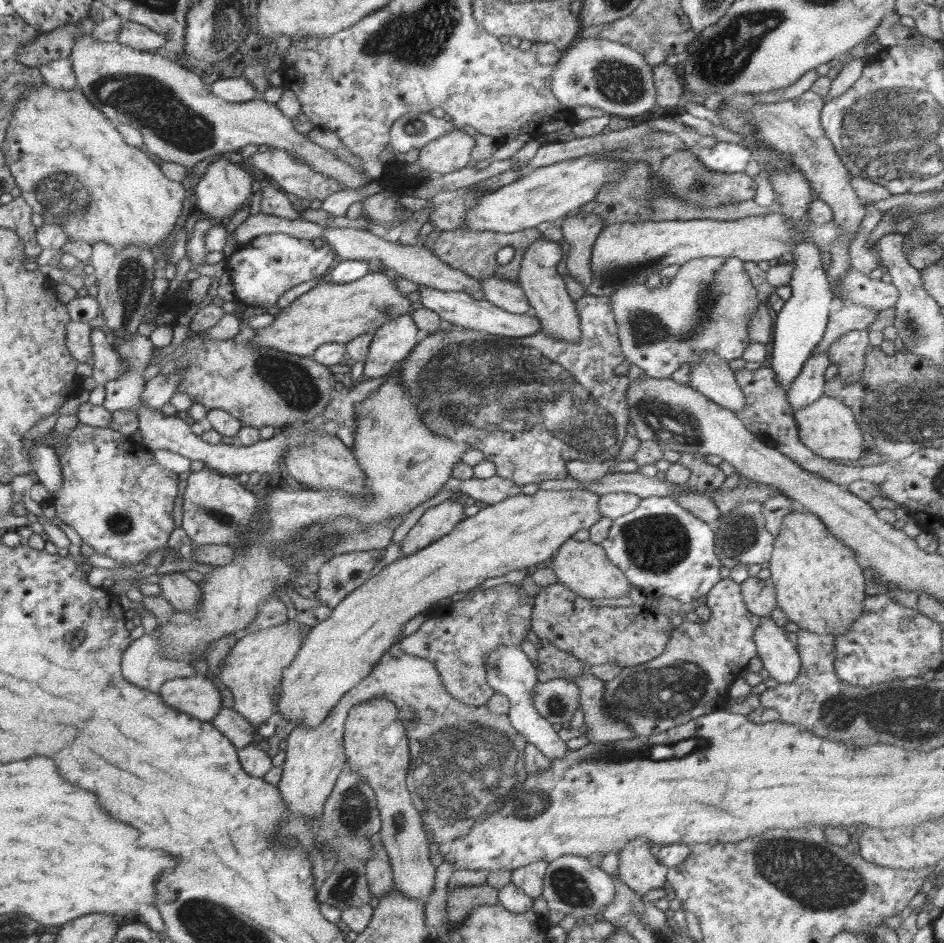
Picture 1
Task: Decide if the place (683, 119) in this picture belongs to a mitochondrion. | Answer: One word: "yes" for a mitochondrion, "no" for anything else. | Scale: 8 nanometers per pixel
no

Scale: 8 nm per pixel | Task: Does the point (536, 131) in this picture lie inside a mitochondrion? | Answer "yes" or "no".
no

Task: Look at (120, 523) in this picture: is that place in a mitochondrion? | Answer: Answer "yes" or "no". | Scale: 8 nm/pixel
yes

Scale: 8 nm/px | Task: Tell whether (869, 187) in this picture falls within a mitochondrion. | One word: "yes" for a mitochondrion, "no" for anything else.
yes

